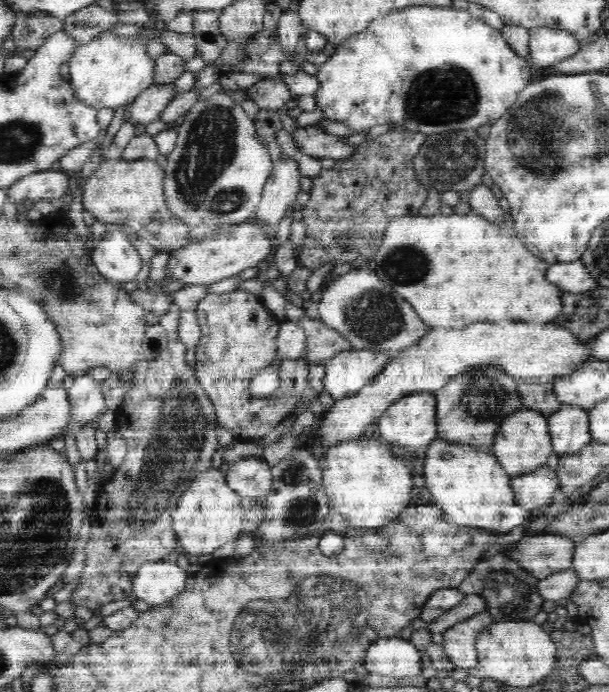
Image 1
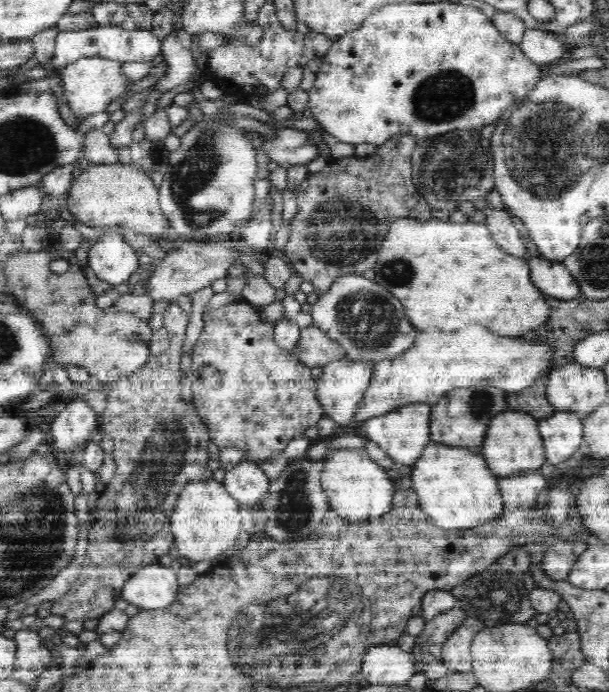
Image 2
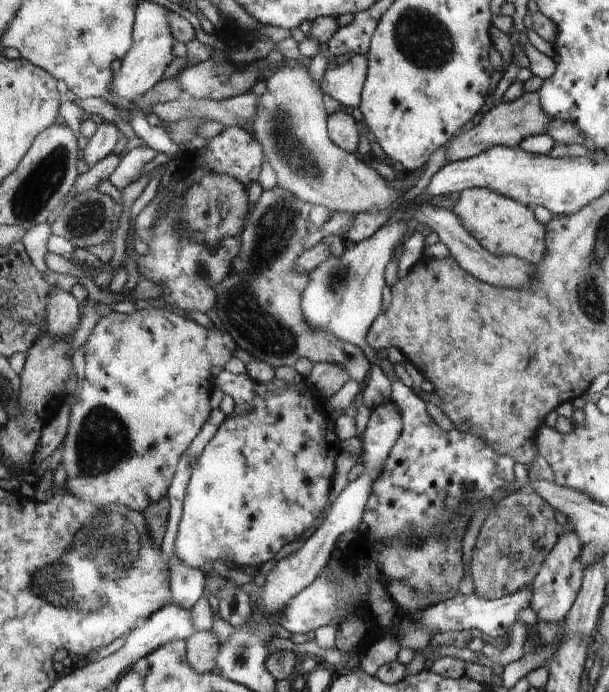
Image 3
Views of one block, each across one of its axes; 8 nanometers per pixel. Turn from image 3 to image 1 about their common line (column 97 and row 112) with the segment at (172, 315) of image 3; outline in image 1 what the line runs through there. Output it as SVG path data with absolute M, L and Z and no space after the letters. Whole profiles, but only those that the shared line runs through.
M414 6L414 8L404 8L402 12L394 12L394 16L384 16L382 20L374 20L364 32L360 32L345 43L337 45L332 56L318 66L315 77L320 83L320 88L314 96L316 97L316 108L322 110L328 120L344 122L354 132L370 130L377 124L391 124L396 129L404 129L412 132L421 132L425 135L435 135L446 131L458 131L464 129L474 129L485 124L492 124L498 120L506 110L514 104L524 88L532 82L528 58L513 52L505 41L500 30L484 23L480 19L472 17L466 9L456 9L455 7L432 7Z

